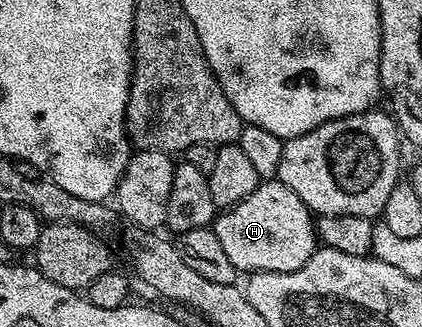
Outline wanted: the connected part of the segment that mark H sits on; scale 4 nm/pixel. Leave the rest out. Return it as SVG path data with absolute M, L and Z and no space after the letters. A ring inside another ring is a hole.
M277 179L260 180L253 195L245 195L241 203L222 210L213 222L213 228L217 239L229 263L240 274L250 275L256 271L297 271L297 267L305 267L317 248L317 221L311 208L301 199L301 195L289 191L285 183Z

